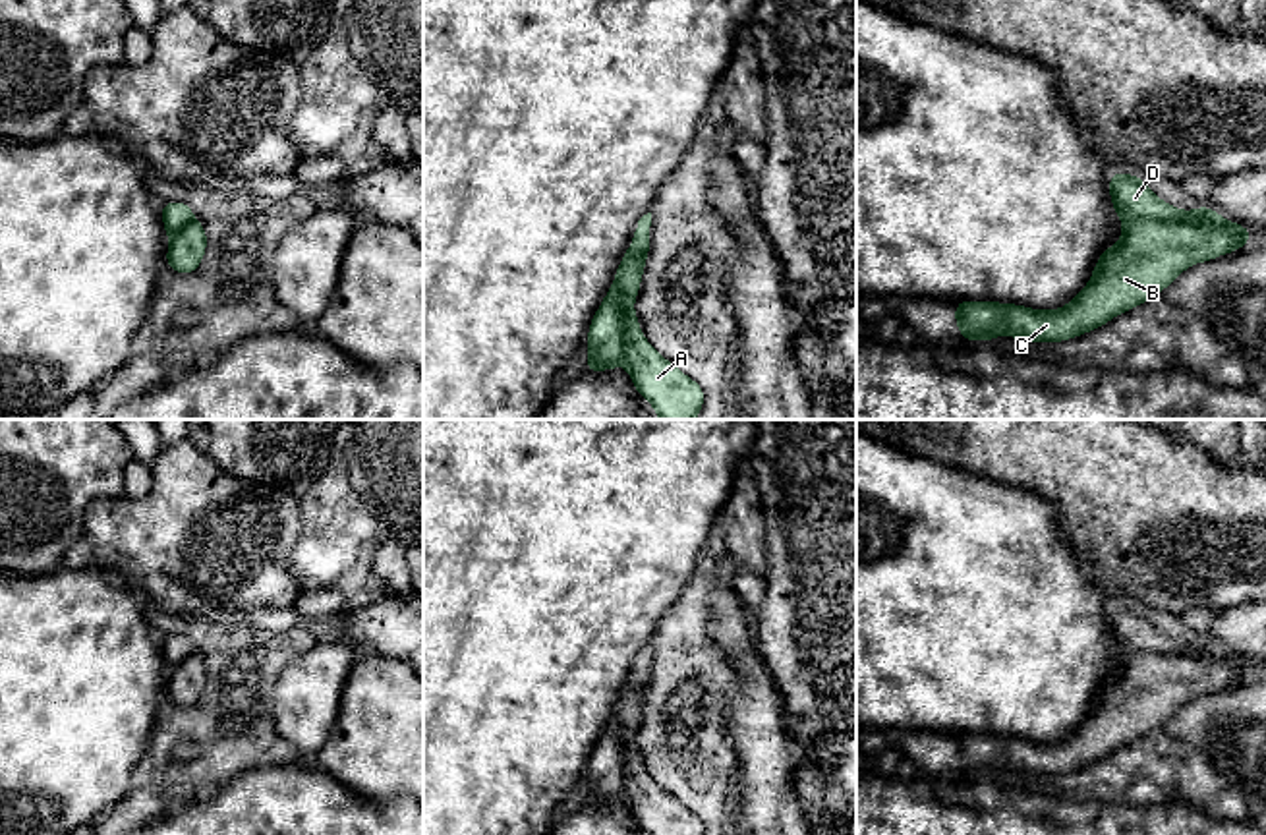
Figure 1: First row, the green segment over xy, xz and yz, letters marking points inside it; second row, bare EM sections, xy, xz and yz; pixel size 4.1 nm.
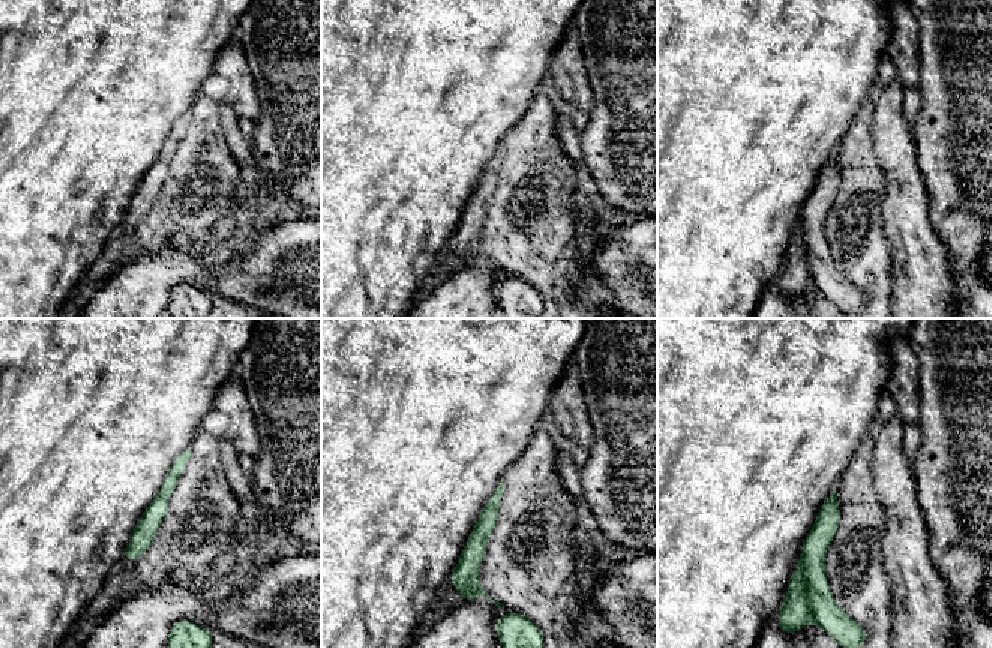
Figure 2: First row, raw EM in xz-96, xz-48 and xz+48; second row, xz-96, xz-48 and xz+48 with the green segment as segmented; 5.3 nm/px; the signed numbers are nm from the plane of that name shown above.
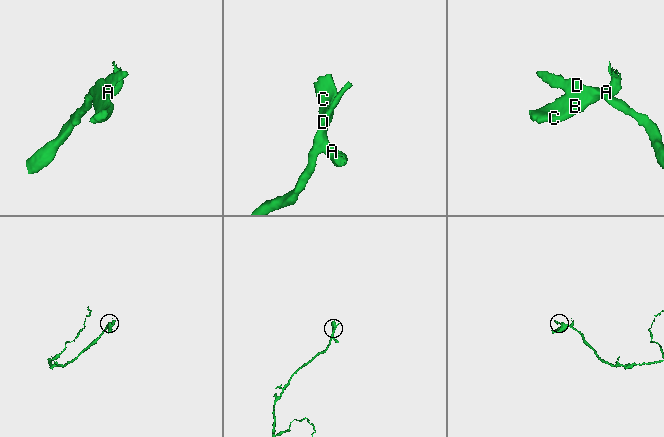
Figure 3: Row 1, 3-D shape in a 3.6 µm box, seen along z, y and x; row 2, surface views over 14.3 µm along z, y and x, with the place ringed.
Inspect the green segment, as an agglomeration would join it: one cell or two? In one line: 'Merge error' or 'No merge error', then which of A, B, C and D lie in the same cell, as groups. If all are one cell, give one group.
Merge error. Groups: A B C / D

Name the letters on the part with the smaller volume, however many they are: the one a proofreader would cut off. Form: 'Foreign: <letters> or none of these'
Foreign: A, B, C

